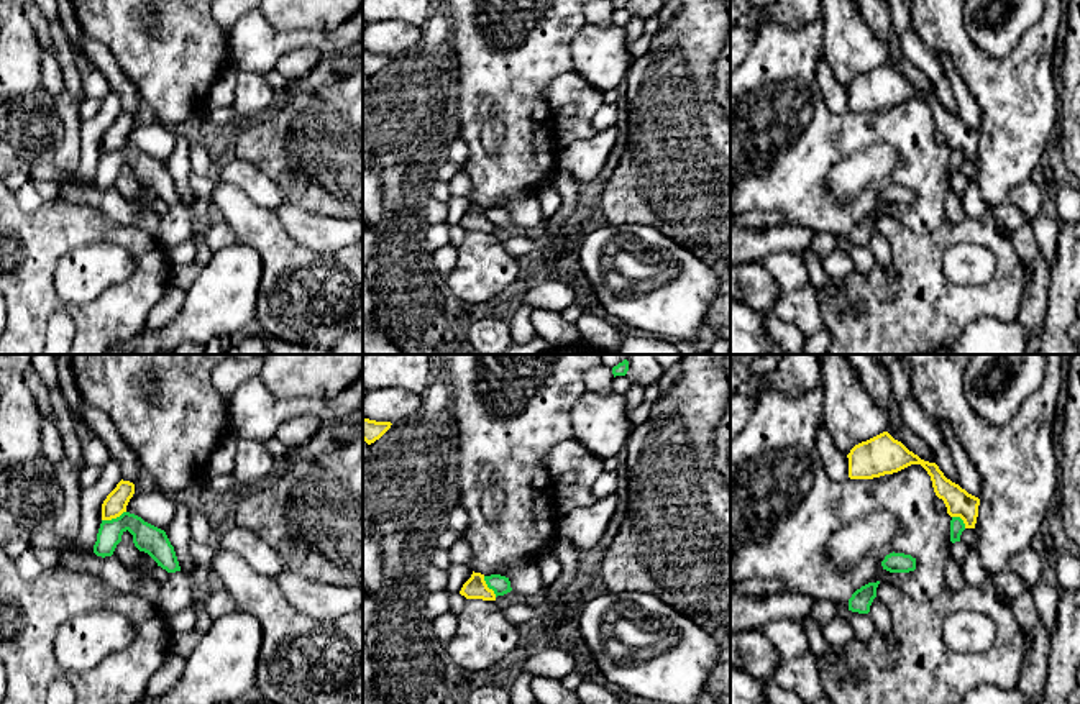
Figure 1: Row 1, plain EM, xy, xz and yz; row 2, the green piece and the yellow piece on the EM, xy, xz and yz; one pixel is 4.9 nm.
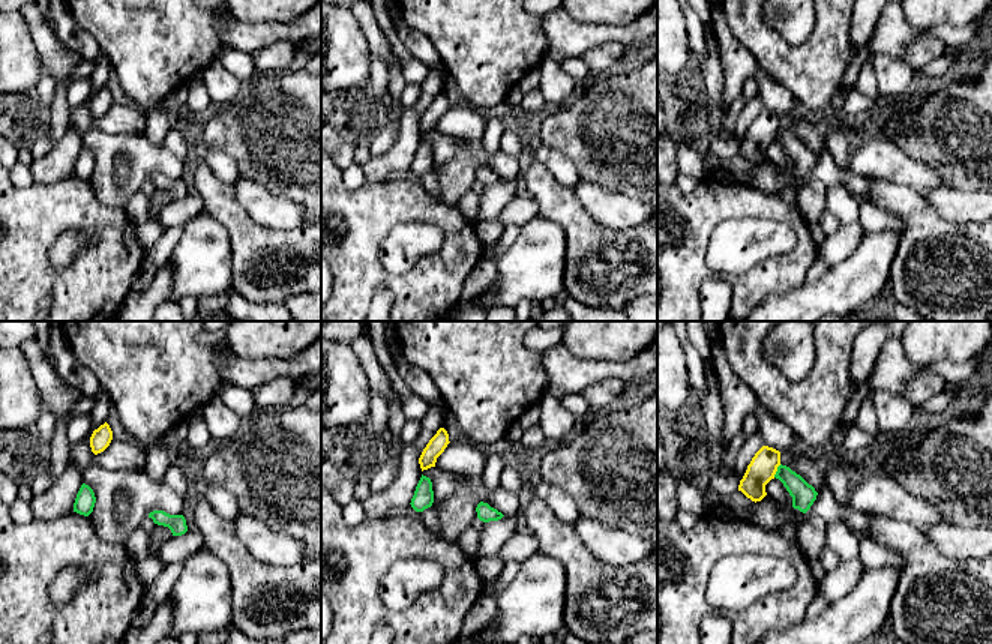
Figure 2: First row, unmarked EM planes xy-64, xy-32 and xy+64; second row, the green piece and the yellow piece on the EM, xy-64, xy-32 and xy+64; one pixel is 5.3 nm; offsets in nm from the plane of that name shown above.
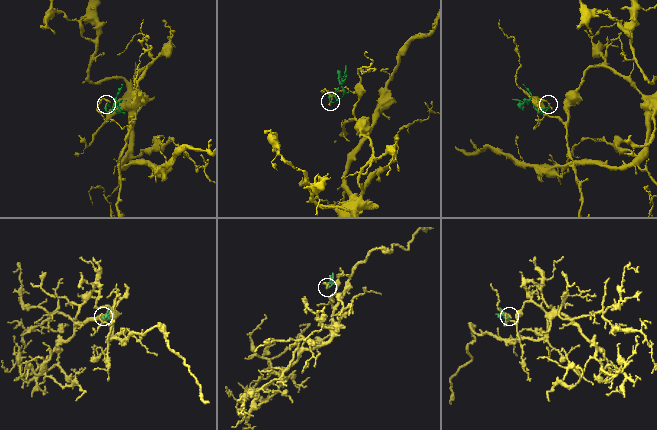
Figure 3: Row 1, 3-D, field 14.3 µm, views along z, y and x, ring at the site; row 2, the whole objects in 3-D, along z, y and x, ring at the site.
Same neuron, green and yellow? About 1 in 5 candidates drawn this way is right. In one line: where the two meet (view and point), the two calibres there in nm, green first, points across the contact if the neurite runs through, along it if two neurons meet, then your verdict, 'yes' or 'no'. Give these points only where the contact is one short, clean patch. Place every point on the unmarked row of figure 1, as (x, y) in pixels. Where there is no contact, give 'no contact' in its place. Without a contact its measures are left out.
xy (114, 151) | 140/110 nm | along xy (125, 143), (102, 153) | no

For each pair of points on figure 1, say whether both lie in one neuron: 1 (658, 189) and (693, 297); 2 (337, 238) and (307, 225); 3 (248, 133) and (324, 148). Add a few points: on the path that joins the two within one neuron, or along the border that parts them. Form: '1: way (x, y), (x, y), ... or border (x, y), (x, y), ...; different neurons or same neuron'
1: border (639, 225), (657, 228), (685, 245), (706, 263); different neurons
2: way (330, 235), (314, 230); same neuron
3: way (266, 141), (306, 143); same neuron

